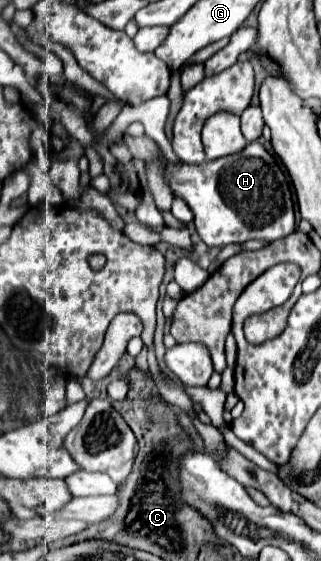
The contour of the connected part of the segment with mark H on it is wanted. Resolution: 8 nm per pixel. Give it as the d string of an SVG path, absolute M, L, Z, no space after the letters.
M248 143L242 153L234 153L232 157L220 157L216 161L204 161L200 165L188 163L170 163L164 159L164 181L172 189L174 197L184 199L184 203L194 213L194 225L200 239L208 247L224 247L230 243L246 243L250 239L268 239L276 241L290 235L296 229L294 223L294 205L290 187L276 159L258 143Z

